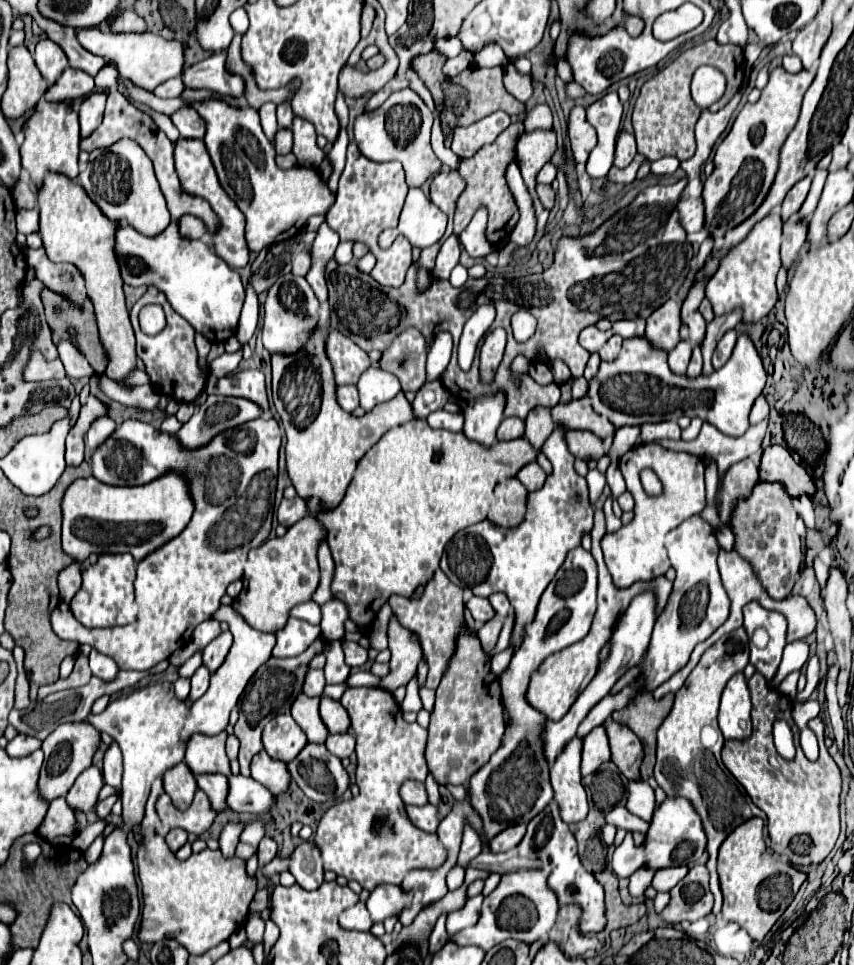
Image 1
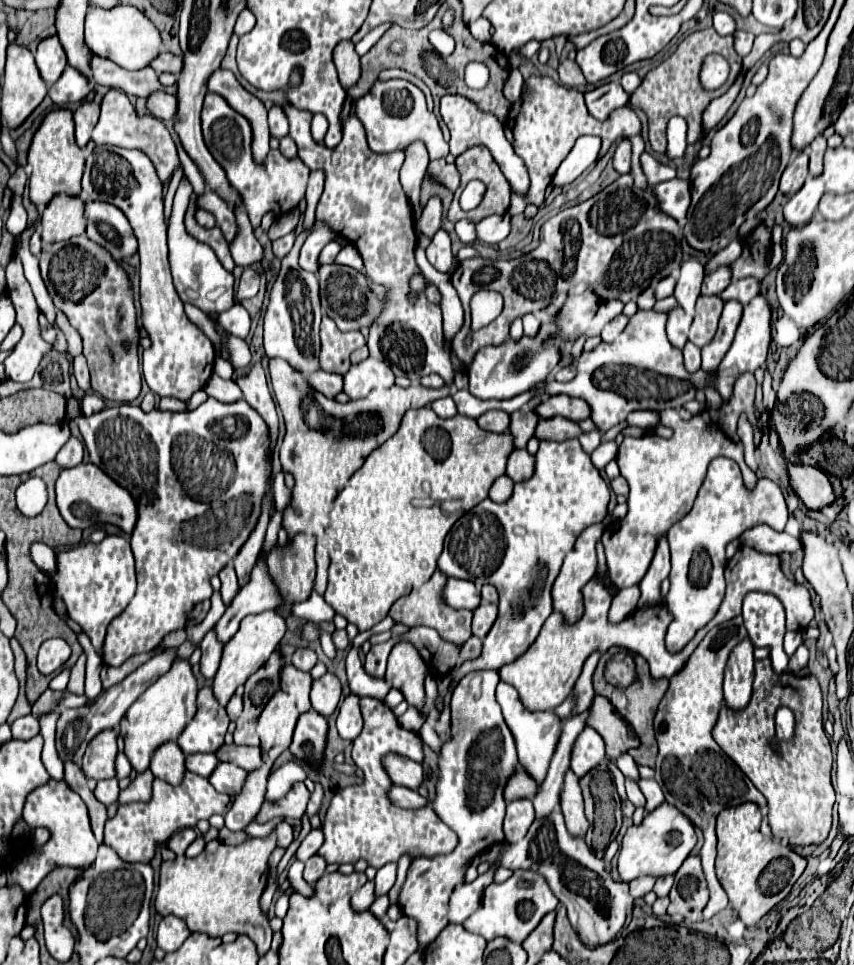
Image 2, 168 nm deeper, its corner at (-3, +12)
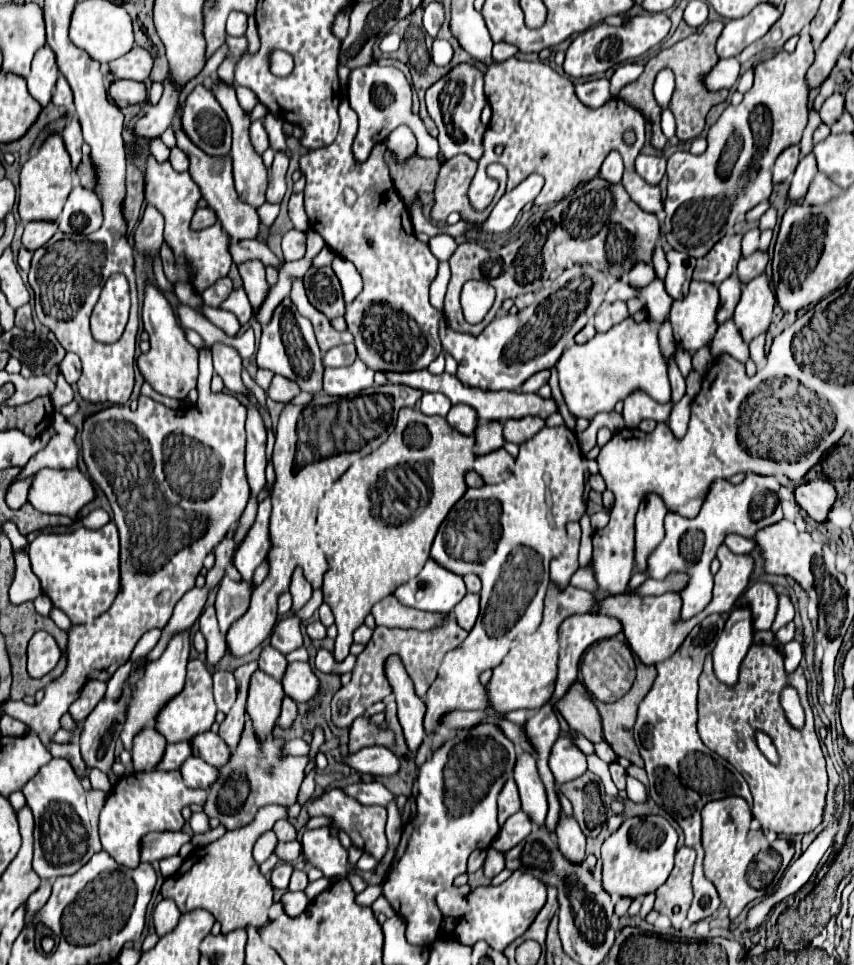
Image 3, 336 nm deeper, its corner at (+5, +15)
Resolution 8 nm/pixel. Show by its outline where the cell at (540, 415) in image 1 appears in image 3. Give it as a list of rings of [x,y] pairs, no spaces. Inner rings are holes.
[[[485,422],[475,428],[475,454],[487,454],[491,450],[503,448],[503,424],[499,422]]]

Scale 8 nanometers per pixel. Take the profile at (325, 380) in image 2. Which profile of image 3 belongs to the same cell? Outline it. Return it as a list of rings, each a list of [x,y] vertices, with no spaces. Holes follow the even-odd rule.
[[[273,376],[267,388],[267,398],[271,398],[273,402],[281,402],[281,404],[287,404],[297,394],[299,394],[299,388],[295,388],[291,380],[283,380],[283,376]]]

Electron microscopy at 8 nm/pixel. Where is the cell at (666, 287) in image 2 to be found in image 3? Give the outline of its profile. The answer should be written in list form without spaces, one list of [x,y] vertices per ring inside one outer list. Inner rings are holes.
[[[661,244],[655,248],[655,254],[653,254],[653,266],[655,266],[657,276],[663,278],[665,272],[667,272],[667,262],[665,262],[665,252],[663,251]]]

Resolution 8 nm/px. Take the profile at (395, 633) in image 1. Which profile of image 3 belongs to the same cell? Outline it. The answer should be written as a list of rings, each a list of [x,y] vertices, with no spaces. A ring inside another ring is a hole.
[[[391,656],[391,660],[387,660],[387,680],[393,688],[395,700],[397,700],[397,718],[399,724],[403,728],[405,734],[405,742],[407,748],[411,752],[417,752],[425,732],[423,732],[423,700],[415,696],[413,692],[413,684],[411,678],[407,676],[401,660],[397,656]]]

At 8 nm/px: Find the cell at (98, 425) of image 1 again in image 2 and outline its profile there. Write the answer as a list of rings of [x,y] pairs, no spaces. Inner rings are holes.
[[[85,395],[83,397],[83,403],[81,403],[81,409],[83,413],[89,417],[93,413],[99,413],[105,409],[105,401],[99,397],[99,395]]]

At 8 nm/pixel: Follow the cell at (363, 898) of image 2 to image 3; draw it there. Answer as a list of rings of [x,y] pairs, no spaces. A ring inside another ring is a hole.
[[[329,828],[305,830],[301,844],[305,858],[315,858],[315,868],[319,868],[329,878],[347,878],[355,892],[361,892],[367,886],[361,876],[355,876],[355,866],[349,862],[347,850],[339,844],[339,840],[331,834]]]

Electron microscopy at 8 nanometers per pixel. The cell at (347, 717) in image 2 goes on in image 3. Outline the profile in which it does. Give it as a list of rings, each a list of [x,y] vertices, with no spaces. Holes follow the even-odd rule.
[[[445,614],[443,618],[443,624],[441,626],[435,626],[431,630],[415,630],[415,628],[409,628],[409,630],[401,630],[401,628],[385,628],[385,626],[379,626],[375,628],[373,632],[373,638],[369,640],[369,644],[365,646],[365,650],[357,656],[357,664],[355,664],[355,670],[353,670],[353,678],[347,686],[343,686],[335,696],[333,696],[333,702],[331,702],[331,710],[333,710],[333,722],[343,728],[343,726],[351,726],[351,722],[363,714],[365,708],[369,708],[371,704],[375,702],[381,702],[385,700],[389,694],[391,694],[391,686],[387,682],[387,676],[385,676],[385,662],[391,654],[399,656],[407,674],[411,676],[413,684],[415,684],[415,694],[419,698],[425,696],[427,688],[433,684],[433,680],[437,678],[437,668],[443,660],[443,656],[457,648],[461,642],[463,642],[463,636],[467,636],[467,632],[463,628],[459,628],[459,624],[455,622],[455,616],[453,614]]]

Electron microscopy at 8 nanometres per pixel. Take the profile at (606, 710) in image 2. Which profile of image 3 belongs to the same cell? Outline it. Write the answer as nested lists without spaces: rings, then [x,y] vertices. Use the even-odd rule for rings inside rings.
[[[579,680],[571,684],[567,694],[555,706],[573,732],[583,734],[591,742],[603,740],[601,736],[603,728],[601,728],[597,708],[591,702],[591,696],[587,696],[587,690],[583,690],[583,684]]]

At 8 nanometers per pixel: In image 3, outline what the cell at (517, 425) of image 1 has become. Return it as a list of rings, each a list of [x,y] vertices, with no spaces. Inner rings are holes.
[[[457,404],[449,410],[449,414],[445,416],[447,424],[457,430],[457,432],[463,432],[467,436],[471,436],[475,432],[475,426],[477,426],[477,420],[475,420],[475,410],[473,408],[467,408],[465,404]]]

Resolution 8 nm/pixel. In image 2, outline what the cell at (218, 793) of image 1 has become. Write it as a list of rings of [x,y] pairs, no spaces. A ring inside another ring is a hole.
[[[187,755],[187,771],[209,777],[215,767],[217,767],[219,759],[215,755]]]

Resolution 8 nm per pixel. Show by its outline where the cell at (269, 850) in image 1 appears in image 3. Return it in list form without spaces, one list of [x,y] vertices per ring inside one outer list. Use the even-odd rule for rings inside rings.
[[[279,820],[279,822],[273,826],[273,832],[277,834],[277,838],[279,838],[281,842],[291,842],[291,840],[297,838],[297,832],[295,832],[293,824],[289,824],[287,820]]]

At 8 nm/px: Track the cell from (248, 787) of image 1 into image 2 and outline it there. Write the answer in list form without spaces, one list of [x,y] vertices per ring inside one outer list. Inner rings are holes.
[[[219,763],[219,767],[215,769],[215,775],[211,775],[209,781],[219,793],[235,797],[243,789],[247,775],[249,773],[235,763]]]

